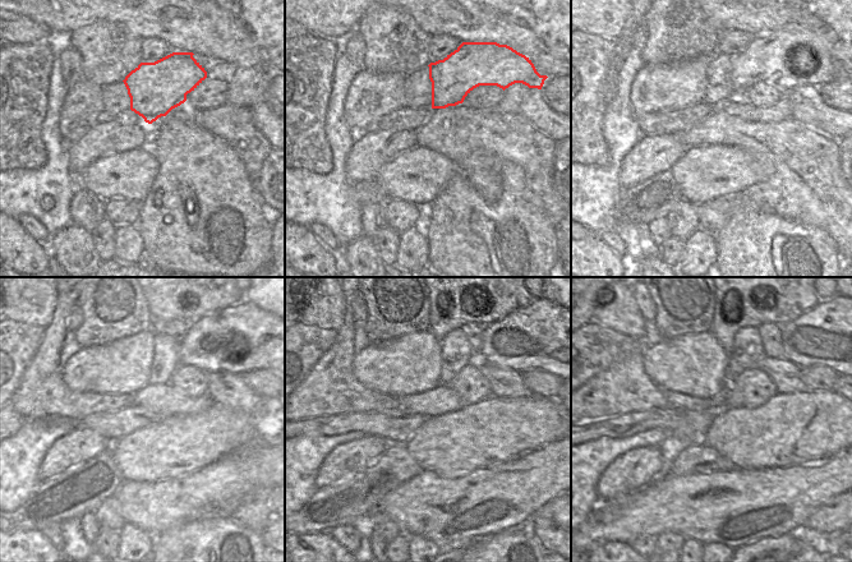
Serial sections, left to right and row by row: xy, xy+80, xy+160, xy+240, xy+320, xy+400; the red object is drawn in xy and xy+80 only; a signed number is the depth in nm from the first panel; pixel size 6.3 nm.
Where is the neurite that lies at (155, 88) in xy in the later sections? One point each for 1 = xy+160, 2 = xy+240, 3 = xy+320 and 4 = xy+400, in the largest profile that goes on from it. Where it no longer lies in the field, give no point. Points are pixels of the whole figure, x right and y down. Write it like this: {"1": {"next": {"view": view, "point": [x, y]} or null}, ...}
{"1": {"next": {"view": "xy+160", "point": [786, 59]}}, "2": {"next": {"view": "xy+240", "point": [243, 337]}}, "3": {"next": {"view": "xy+320", "point": [543, 335]}}, "4": {"next": {"view": "xy+400", "point": [830, 335]}}}

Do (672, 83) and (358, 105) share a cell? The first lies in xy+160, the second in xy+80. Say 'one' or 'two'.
one

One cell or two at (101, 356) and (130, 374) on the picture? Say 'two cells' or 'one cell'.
one cell

